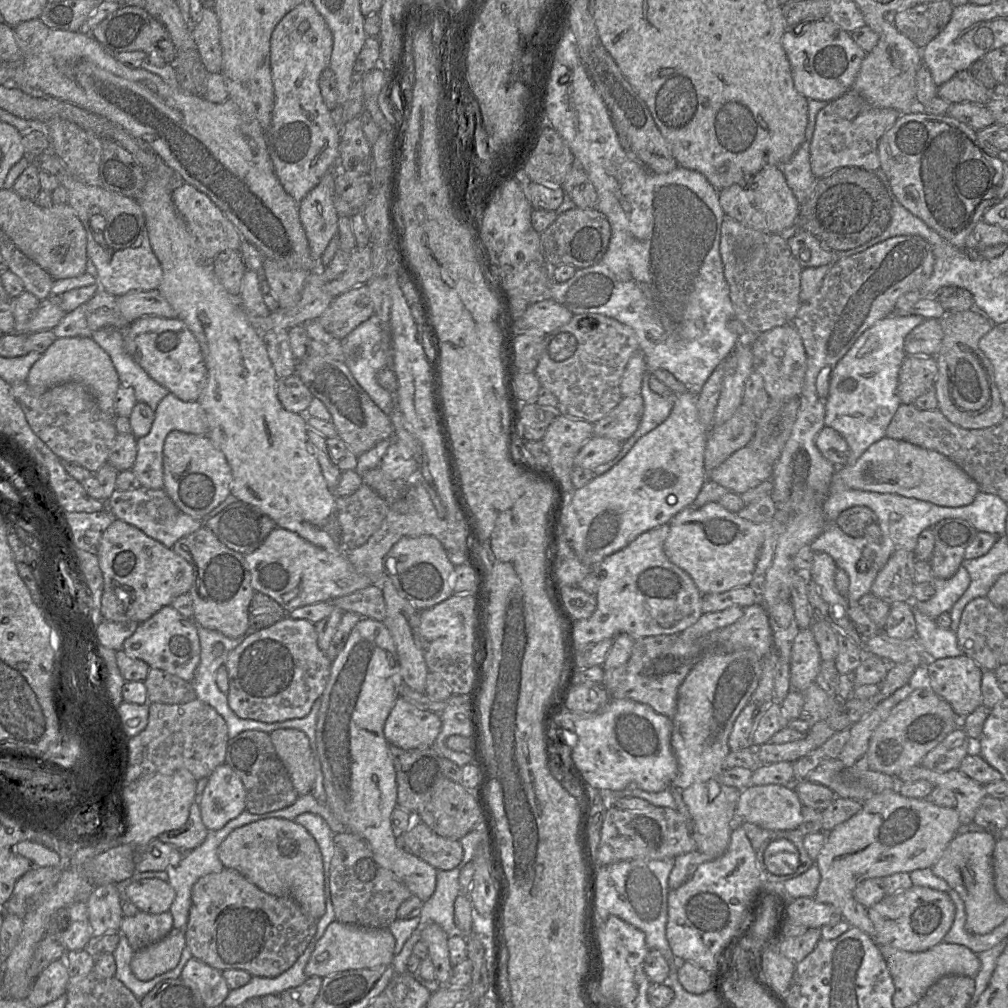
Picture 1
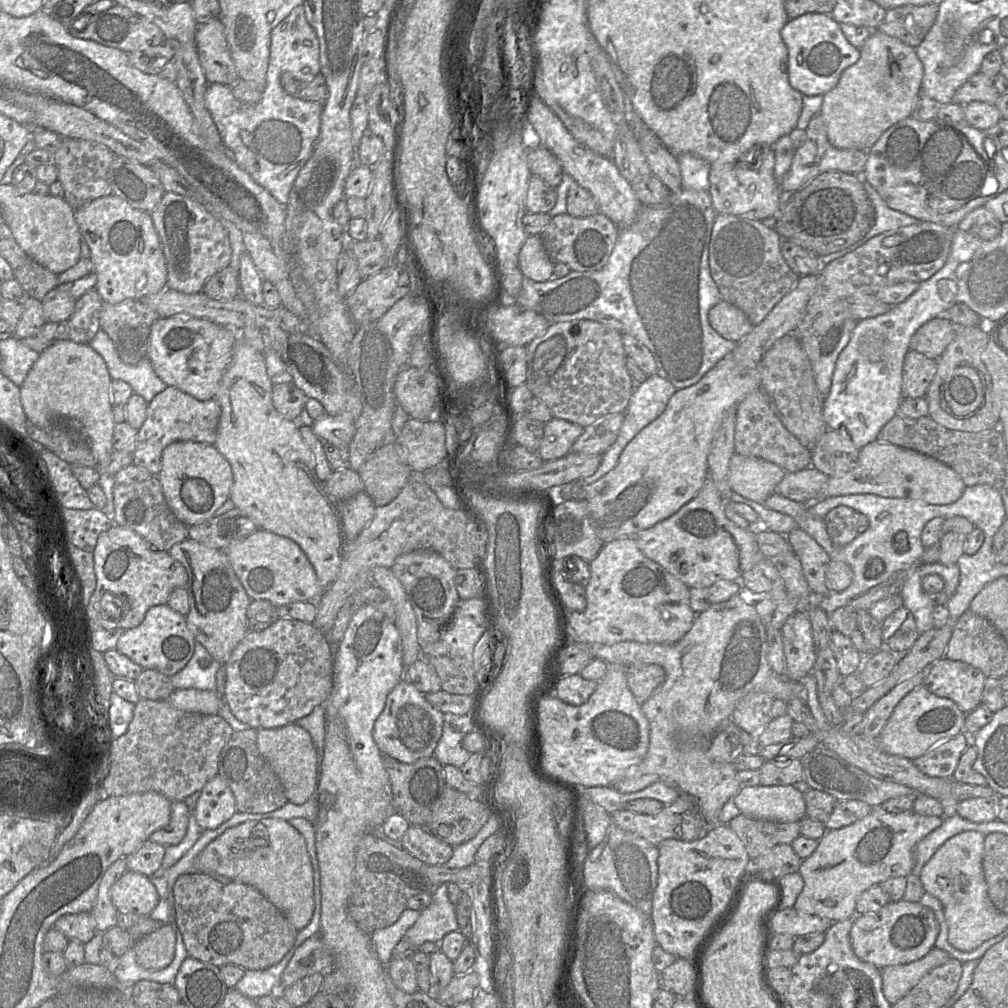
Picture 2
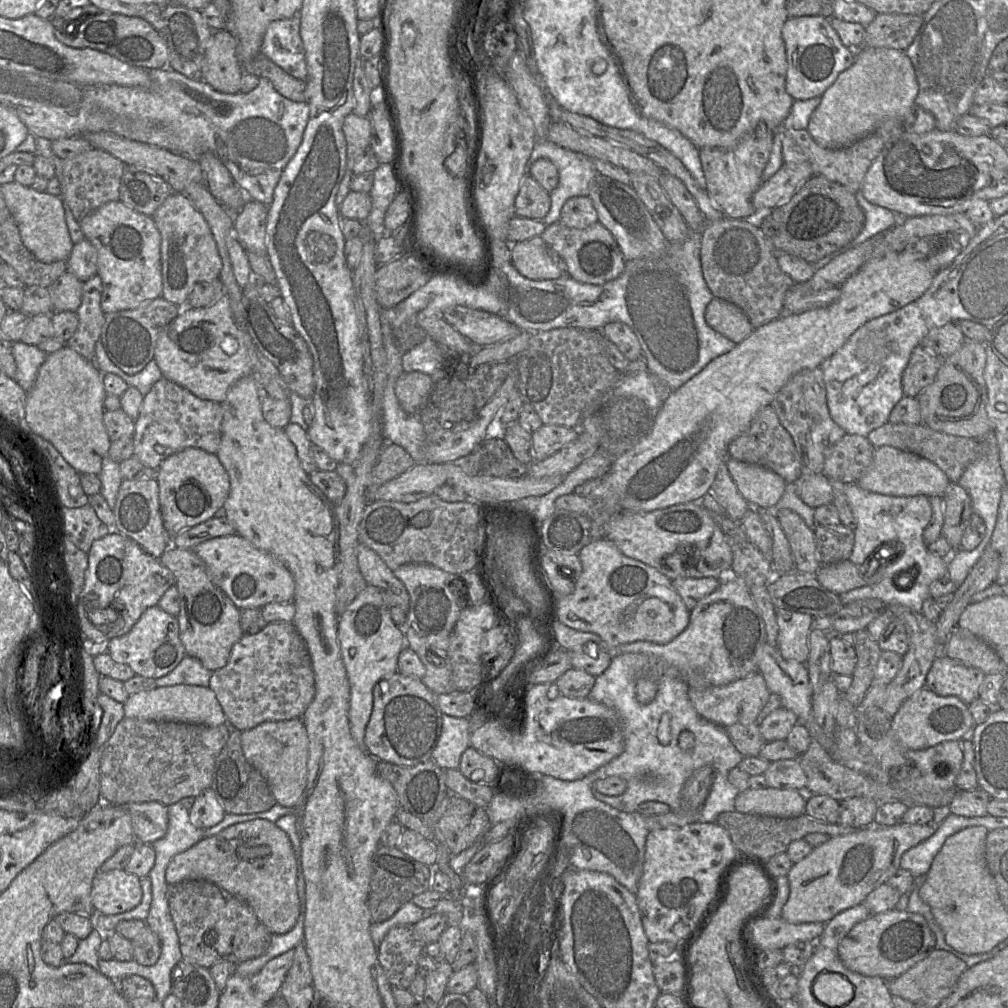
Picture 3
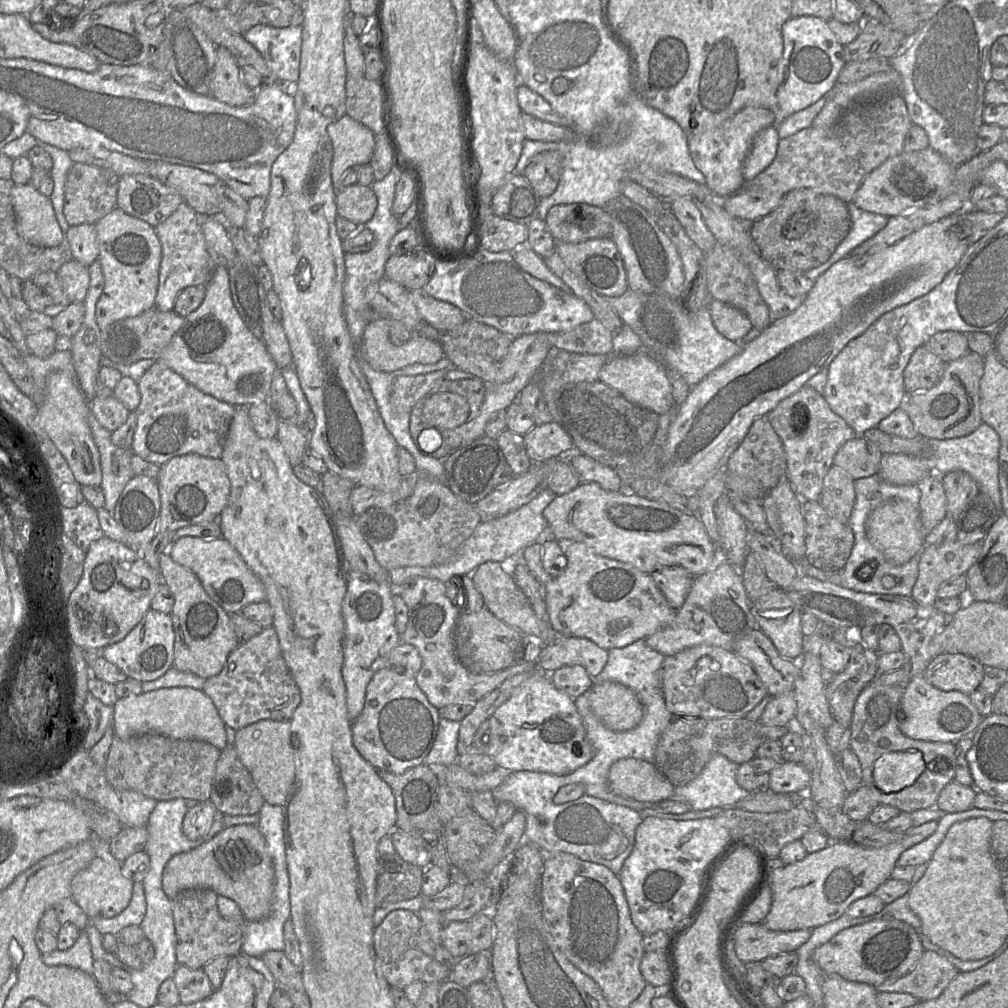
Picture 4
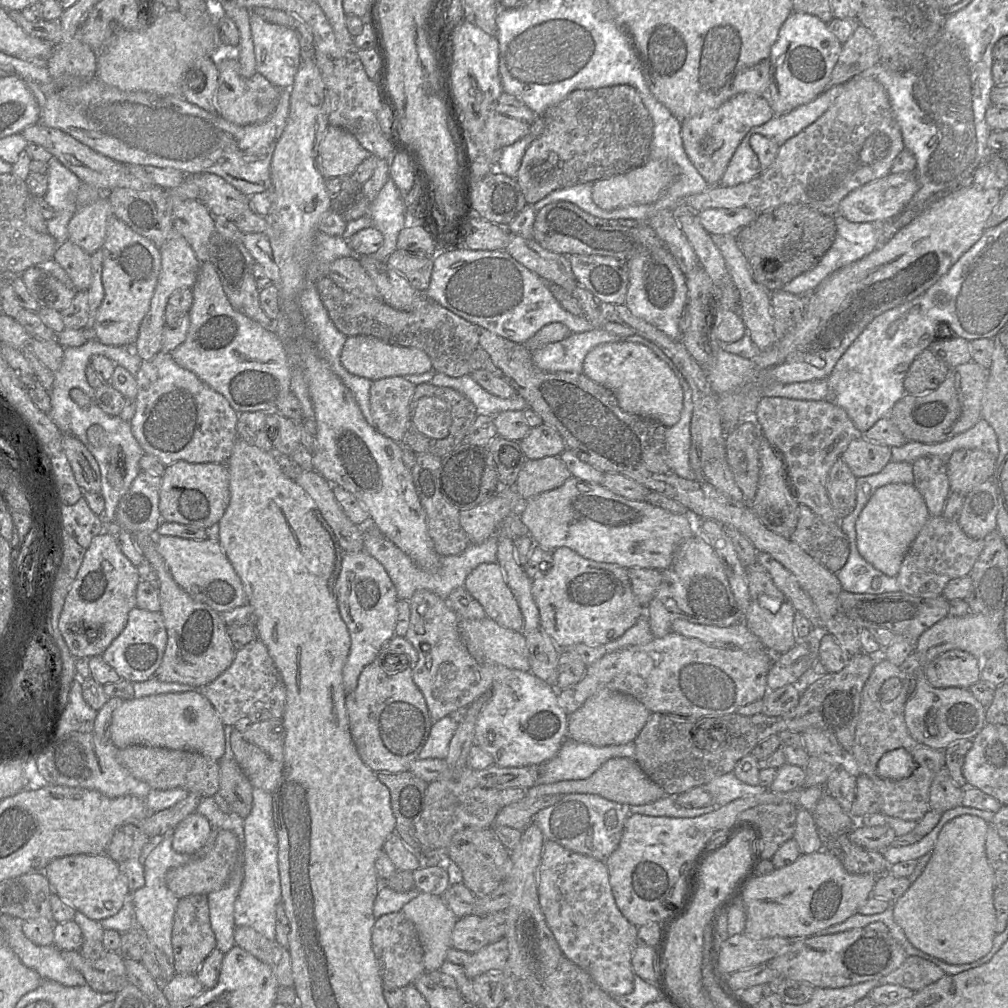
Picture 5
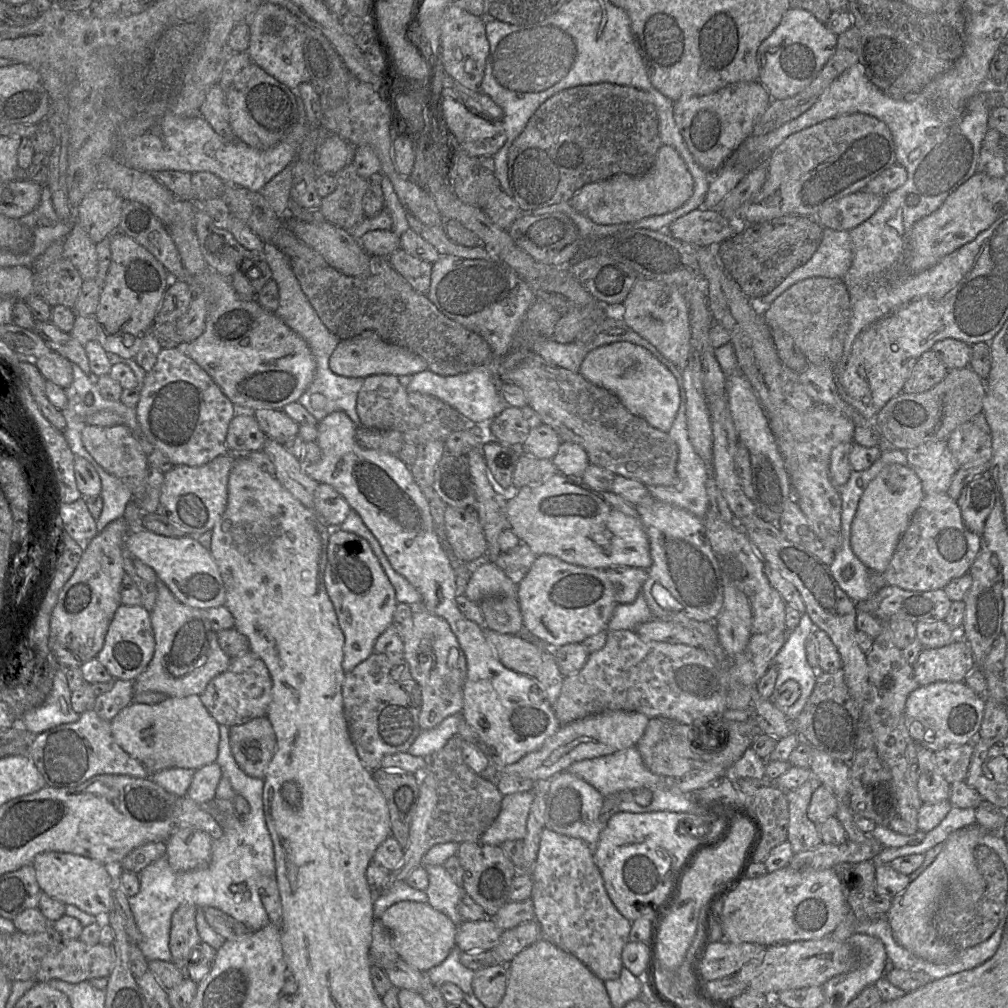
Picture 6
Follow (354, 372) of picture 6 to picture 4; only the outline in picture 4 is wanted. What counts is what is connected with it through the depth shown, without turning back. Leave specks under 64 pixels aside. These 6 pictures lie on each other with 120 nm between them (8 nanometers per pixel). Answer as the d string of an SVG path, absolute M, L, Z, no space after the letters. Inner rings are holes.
M386 319L374 320L367 324L358 354L364 357L374 370L390 373L415 363L434 364L444 357L444 351L437 341L422 336L412 336L402 345L393 344L389 335L389 321Z

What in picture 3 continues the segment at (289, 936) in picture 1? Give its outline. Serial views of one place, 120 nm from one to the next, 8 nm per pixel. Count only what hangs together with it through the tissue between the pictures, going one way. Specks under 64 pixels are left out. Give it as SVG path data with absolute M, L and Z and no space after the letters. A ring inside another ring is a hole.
M187 880L167 886L169 911L179 938L182 961L207 969L223 961L238 965L263 955L268 949L272 933L260 922L252 908L238 897L225 899L221 891L217 885L204 880Z

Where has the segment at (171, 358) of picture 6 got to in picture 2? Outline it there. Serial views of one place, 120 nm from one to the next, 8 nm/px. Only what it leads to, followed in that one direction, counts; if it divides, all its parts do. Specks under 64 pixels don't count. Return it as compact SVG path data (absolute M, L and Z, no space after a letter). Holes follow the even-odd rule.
M167 386L148 403L146 420L137 432L133 464L147 469L152 476L158 476L163 450L172 442L193 441L214 445L220 413L221 408L216 399L200 401L177 388Z

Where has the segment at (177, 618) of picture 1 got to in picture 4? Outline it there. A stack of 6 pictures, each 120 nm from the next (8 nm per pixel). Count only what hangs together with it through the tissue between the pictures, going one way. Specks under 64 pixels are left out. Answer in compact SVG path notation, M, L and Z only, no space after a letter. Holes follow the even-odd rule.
M153 609L120 642L101 650L101 655L122 670L128 678L148 682L165 674L174 662L175 633L170 614Z

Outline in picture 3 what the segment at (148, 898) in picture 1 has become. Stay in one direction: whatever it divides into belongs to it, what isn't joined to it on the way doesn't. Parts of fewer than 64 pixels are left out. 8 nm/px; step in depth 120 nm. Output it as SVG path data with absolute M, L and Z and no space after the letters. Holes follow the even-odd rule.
M124 869L98 871L92 883L91 901L98 914L114 915L135 908L142 893L138 876Z

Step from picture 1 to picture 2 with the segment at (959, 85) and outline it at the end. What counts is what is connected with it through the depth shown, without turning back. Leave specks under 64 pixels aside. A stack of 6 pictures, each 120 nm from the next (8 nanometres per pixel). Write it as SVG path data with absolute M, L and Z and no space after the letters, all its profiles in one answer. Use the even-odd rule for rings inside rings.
M978 72L957 89L953 102L960 105L973 101L995 104L999 97L1000 94L995 88L994 80Z

